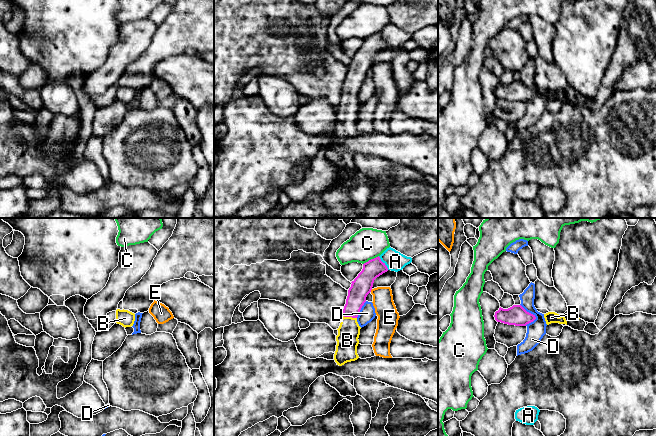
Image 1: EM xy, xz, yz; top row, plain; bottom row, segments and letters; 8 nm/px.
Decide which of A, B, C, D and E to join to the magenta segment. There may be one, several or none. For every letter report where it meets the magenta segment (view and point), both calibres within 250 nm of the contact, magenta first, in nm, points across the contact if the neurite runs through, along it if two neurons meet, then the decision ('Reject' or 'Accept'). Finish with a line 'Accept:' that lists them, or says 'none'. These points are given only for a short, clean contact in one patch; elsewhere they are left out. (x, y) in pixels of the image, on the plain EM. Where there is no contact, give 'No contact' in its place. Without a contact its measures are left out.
A: Touches magenta at xz (383, 39). Thickness 160 nm (magenta) against 160 nm. Boundary: xz (378, 32), (388, 45). Reject
B: Touches magenta at xz (350, 92). Thickness 160 nm (magenta) against 180 nm. Path across: xz (361, 63), (357, 69), (350, 92), (347, 116). Accept
C: Touches magenta at xz (371, 35). Thickness 160 nm (magenta) against 260 nm. Boundary: xz (378, 31), (363, 40). Reject
D: Touches magenta at yz (533, 91). Thickness 160 nm (magenta) against 150 nm. Boundary: yz (520, 80), (535, 93), (526, 101). Reject
E: Touches magenta at xz (371, 65). Thickness 160 nm (magenta) against 170 nm. Reject
Accept: B

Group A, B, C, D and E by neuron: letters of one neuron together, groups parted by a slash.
A / B / C / D / E

